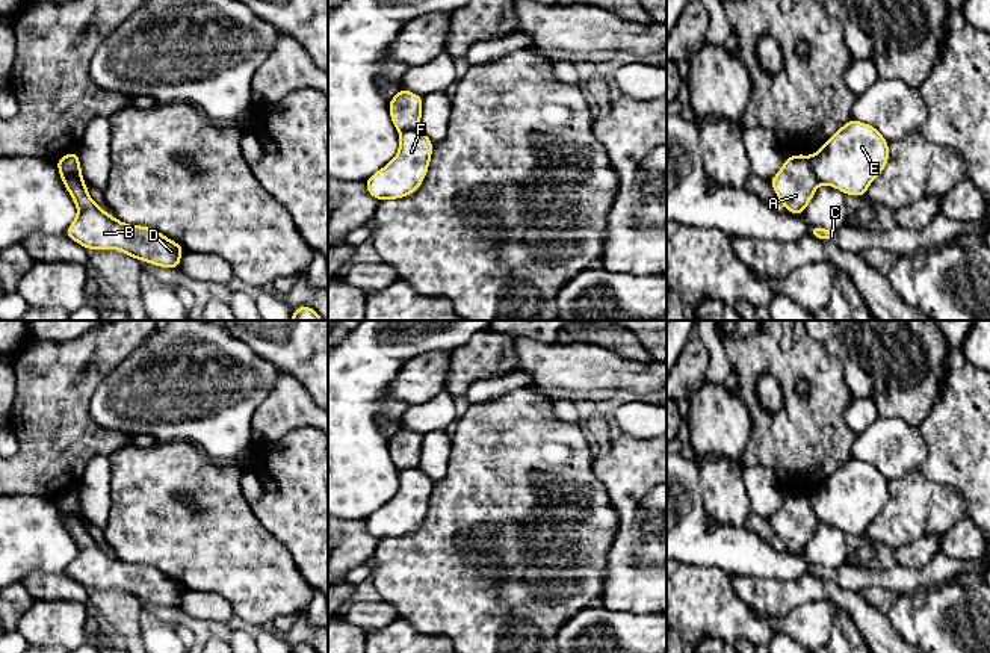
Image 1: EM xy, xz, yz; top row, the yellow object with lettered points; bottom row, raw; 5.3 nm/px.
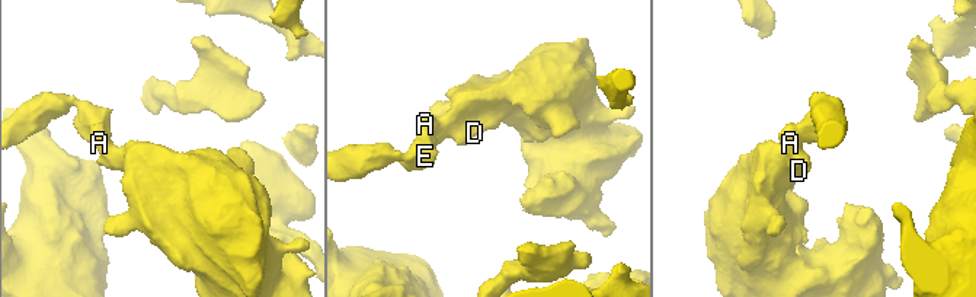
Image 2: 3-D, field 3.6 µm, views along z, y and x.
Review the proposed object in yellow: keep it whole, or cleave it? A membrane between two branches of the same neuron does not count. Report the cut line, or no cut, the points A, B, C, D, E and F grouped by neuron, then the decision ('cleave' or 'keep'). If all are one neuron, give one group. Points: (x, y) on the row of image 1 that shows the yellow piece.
xy (61, 171), (77, 176), (85, 185) | A B C D / E F | cleave

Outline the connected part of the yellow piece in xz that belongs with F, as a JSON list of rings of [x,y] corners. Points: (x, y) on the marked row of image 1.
[[[399,132],[398,154],[363,181],[369,195],[381,203],[414,193],[428,174],[432,150],[434,142],[423,132]]]

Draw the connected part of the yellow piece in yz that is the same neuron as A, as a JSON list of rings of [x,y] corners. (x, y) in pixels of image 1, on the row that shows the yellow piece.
[[[806,154],[787,156],[769,183],[783,207],[794,215],[804,213],[819,184]]]

